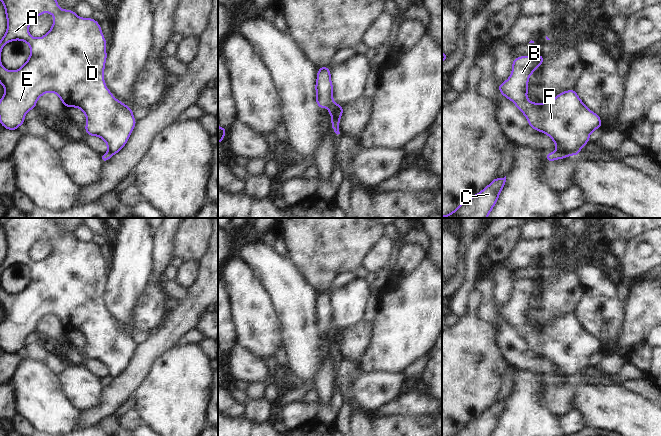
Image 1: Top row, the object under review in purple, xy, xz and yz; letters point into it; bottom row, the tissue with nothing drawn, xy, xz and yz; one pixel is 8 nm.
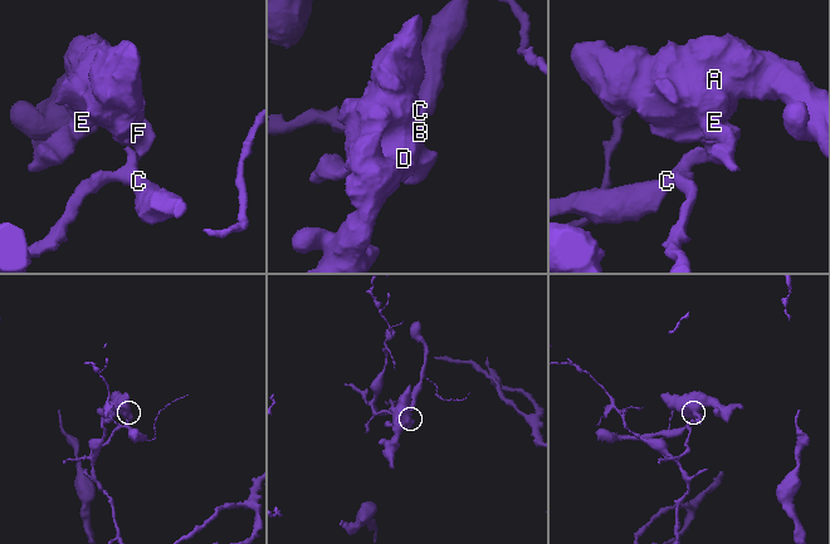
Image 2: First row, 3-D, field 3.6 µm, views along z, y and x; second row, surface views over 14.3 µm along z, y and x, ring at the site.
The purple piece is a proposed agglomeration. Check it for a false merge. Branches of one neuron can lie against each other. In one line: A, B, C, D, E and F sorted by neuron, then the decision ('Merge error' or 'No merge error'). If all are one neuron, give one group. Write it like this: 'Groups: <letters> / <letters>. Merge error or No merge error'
Groups: A B D E F / C. Merge error.

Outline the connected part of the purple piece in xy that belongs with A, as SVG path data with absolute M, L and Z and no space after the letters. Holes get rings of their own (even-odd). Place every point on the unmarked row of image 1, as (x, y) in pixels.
M0 218L0 225L5 232L7 241L7 255L0 265L0 308L5 317L0 323L0 348L8 354L17 354L24 348L26 337L36 332L37 324L47 316L53 316L59 320L64 330L80 332L86 340L87 347L84 351L89 360L98 360L107 368L111 379L118 377L127 367L136 344L132 333L123 326L114 322L105 309L103 295L107 276L105 275L106 263L103 261L101 251L92 242L80 242L73 234L60 233L58 225L51 218ZM42 237L50 237L54 240L52 252L41 262L33 262L29 258L31 245ZM14 264L26 266L31 273L31 278L25 288L17 295L6 294L1 289L1 274L5 268Z

